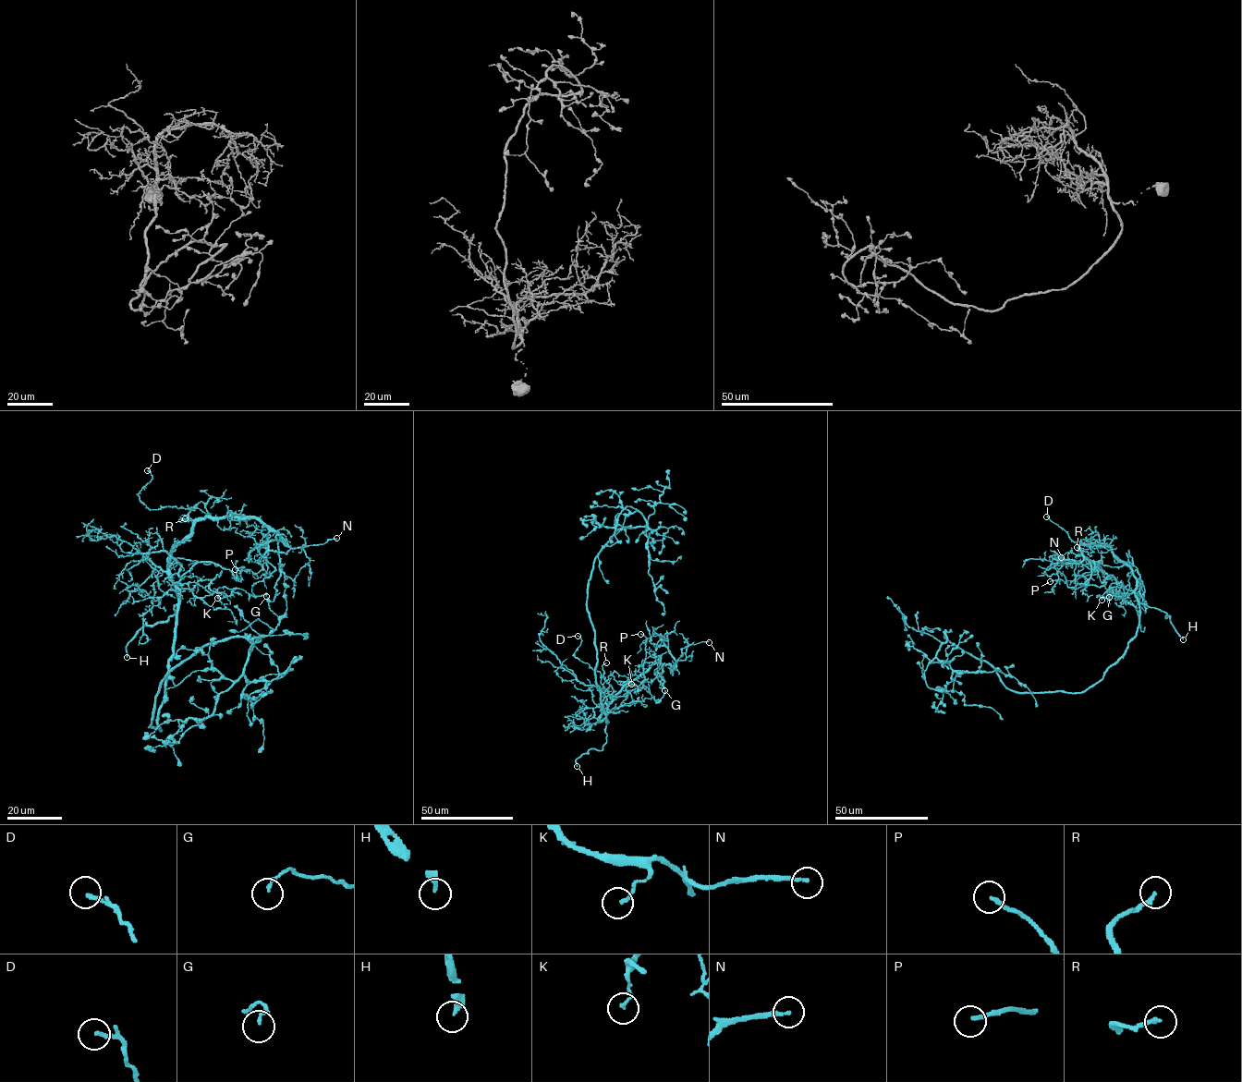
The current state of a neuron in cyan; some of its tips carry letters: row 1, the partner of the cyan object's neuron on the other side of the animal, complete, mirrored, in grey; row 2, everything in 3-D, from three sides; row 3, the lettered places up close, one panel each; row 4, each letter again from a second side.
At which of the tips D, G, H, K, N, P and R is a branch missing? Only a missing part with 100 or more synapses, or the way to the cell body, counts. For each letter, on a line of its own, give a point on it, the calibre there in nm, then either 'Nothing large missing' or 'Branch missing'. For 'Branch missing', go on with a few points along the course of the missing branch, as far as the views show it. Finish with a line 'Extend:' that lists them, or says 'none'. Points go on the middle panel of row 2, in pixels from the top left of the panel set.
D: Place: (578, 636). Thickness 160 nm. Nothing large missing
G: Place: (664, 690). Thickness 150 nm. Nothing large missing
H: Place: (577, 766). Thickness 280 nm. Branch missing. Course of what is missing: (577, 766), (593, 772)
K: Place: (631, 684). Thickness 130 nm. Nothing large missing
N: Place: (709, 642). Thickness 160 nm. Nothing large missing
P: Place: (640, 634). Thickness 180 nm. Nothing large missing
R: Place: (606, 662). Thickness 190 nm. Nothing large missing
Extend: H

